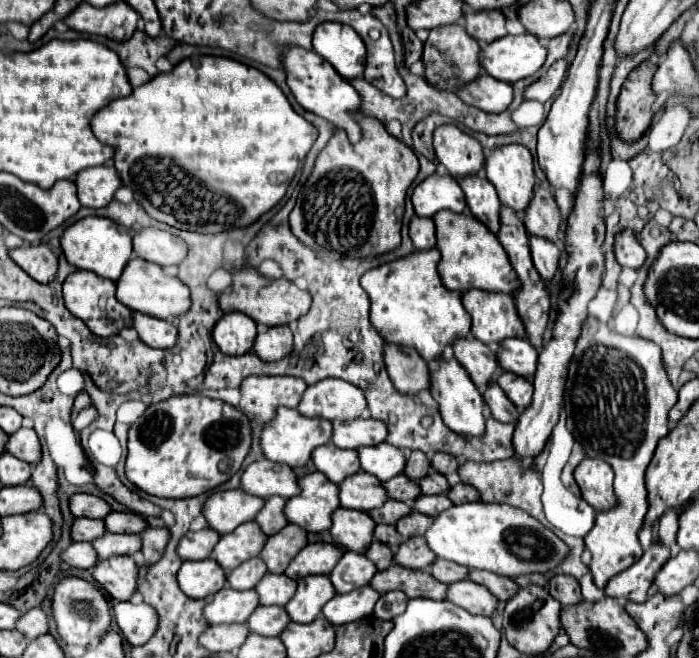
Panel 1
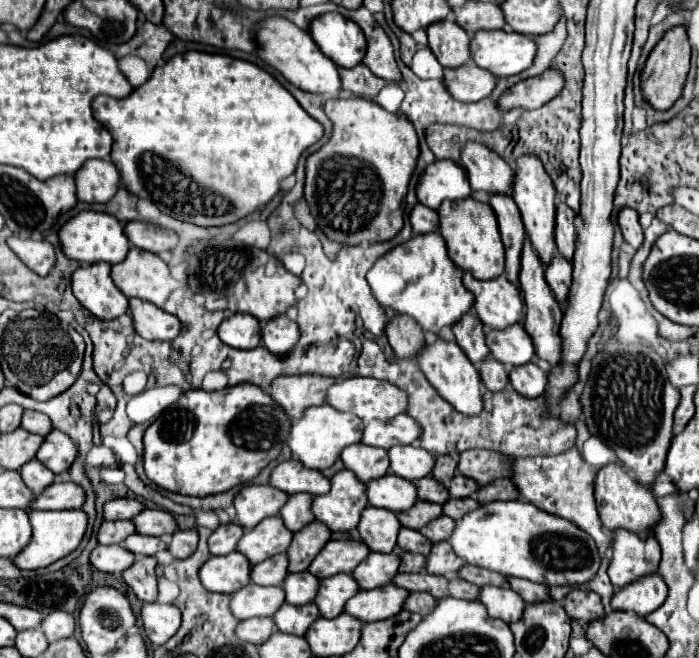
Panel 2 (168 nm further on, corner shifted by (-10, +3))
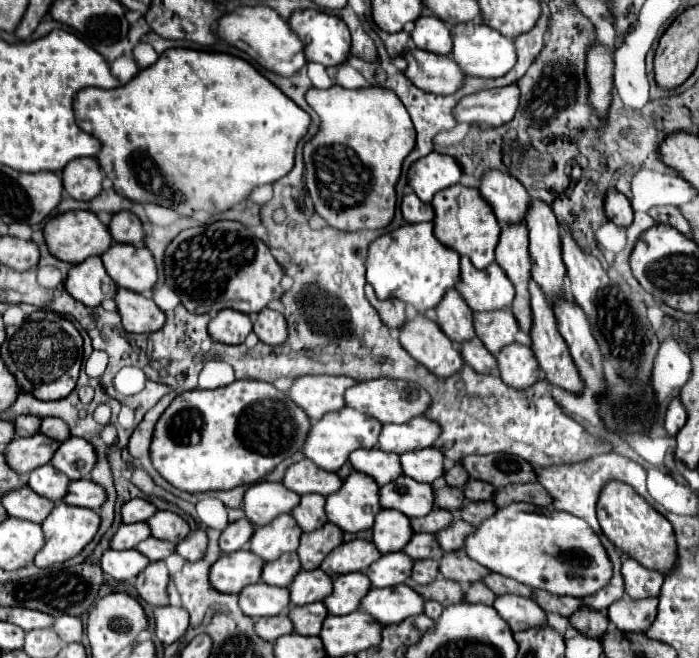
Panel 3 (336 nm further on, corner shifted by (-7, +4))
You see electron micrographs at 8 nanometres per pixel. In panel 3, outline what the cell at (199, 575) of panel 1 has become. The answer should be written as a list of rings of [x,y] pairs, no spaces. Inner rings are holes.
[[[249,550],[223,554],[211,568],[211,586],[225,594],[239,594],[245,586],[259,582],[265,562]]]

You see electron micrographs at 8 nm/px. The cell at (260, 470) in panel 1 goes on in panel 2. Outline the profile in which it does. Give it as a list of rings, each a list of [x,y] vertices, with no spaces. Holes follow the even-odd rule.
[[[290,459],[274,467],[270,475],[270,485],[288,495],[300,493],[300,491],[310,495],[322,495],[322,493],[328,493],[330,481],[320,471],[306,469],[304,465],[300,465],[300,461]]]

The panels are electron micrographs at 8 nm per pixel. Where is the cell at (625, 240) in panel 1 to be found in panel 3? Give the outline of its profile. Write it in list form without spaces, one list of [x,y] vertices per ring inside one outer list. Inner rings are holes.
[[[609,188],[609,192],[605,192],[605,214],[617,226],[629,226],[633,222],[629,198],[625,194],[619,194],[615,188]]]

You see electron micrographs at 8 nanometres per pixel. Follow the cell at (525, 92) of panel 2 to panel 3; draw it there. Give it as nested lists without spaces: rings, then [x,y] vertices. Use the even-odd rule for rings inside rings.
[[[515,84],[505,88],[481,90],[473,96],[465,96],[465,100],[457,102],[453,116],[457,122],[467,124],[487,124],[491,128],[509,122],[519,106],[519,88]]]

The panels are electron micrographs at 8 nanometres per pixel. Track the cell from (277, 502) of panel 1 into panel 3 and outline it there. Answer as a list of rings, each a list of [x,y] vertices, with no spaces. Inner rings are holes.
[[[319,494],[303,496],[301,504],[297,508],[293,508],[291,514],[297,520],[297,524],[303,528],[303,532],[311,532],[311,530],[321,528],[323,524],[327,524],[325,496],[319,496]]]

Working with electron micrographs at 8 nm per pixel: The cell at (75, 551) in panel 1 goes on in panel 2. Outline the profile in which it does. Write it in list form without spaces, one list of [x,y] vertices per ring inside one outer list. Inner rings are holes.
[[[96,545],[96,549],[90,553],[90,563],[94,569],[114,575],[120,575],[126,567],[132,565],[132,561],[134,555],[120,545]]]

